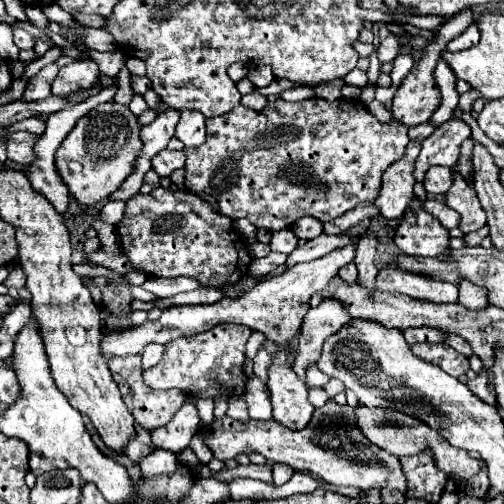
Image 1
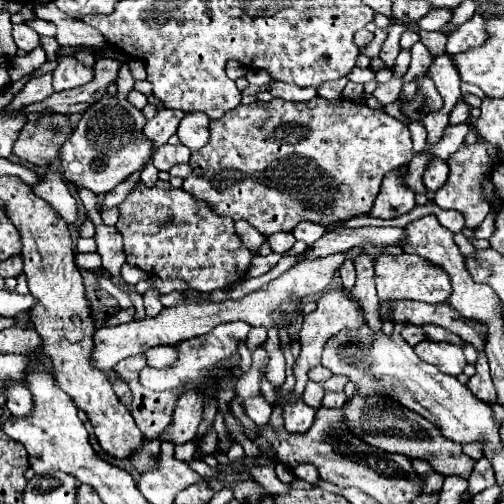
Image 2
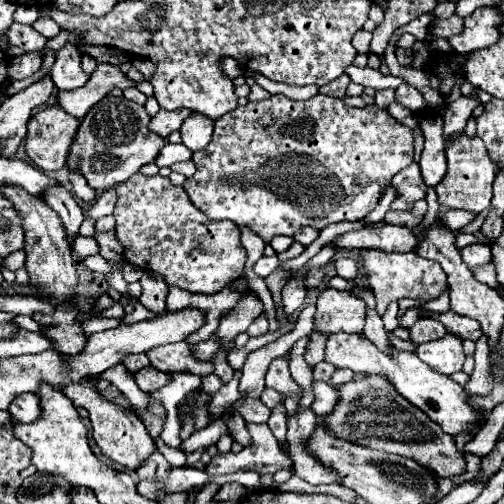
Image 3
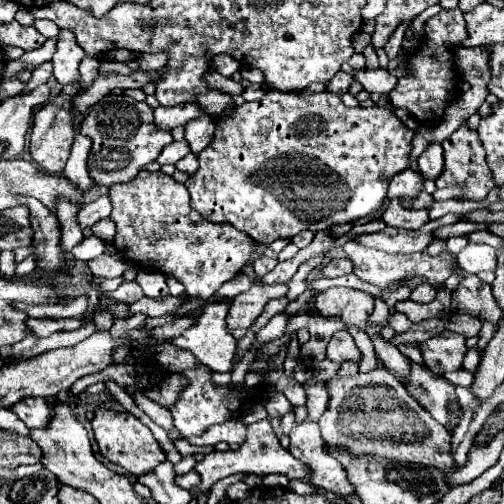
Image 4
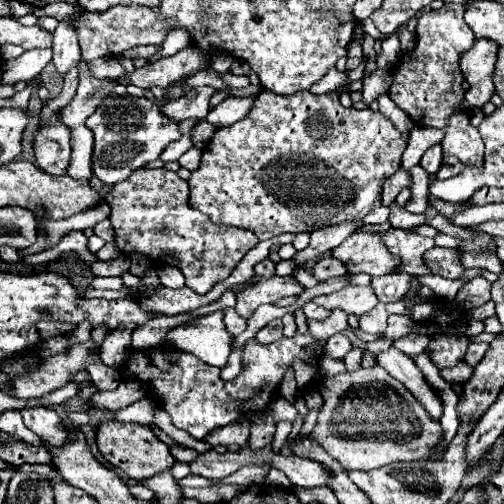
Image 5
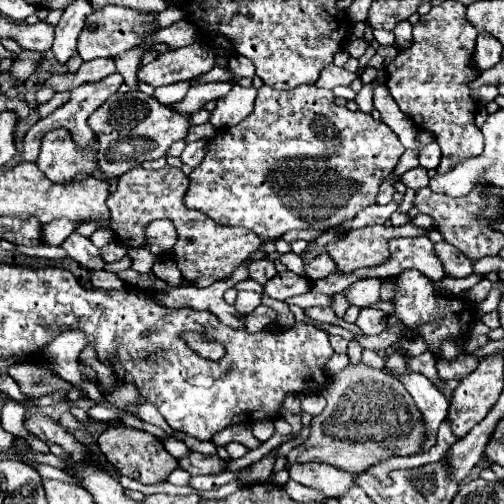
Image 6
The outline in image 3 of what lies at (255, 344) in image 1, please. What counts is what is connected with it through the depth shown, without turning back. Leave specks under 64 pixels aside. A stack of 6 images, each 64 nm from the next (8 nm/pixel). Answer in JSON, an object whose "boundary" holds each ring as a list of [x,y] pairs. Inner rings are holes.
{"boundary":[[[262,312],[247,330],[249,337],[258,337],[268,332],[269,323],[265,312]]]}

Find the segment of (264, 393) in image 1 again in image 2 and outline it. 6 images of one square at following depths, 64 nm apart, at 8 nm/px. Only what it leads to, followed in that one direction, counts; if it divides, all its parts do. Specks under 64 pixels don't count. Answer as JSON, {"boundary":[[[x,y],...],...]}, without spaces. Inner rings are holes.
{"boundary":[[[258,394],[258,396],[252,396],[252,398],[246,398],[244,402],[244,412],[250,420],[254,420],[256,424],[266,424],[270,414],[272,414],[272,406]]]}

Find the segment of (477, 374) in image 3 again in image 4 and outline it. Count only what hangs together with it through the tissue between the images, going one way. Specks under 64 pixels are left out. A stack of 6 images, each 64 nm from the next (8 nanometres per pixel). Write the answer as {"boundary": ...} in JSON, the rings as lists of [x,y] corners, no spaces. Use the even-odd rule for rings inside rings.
{"boundary":[[[484,320],[482,322],[482,330],[480,330],[480,342],[478,342],[478,348],[480,350],[484,350],[486,348],[486,344],[490,342],[490,338],[494,336],[494,330],[498,328],[498,324],[494,324],[492,326],[492,322],[490,320]]]}

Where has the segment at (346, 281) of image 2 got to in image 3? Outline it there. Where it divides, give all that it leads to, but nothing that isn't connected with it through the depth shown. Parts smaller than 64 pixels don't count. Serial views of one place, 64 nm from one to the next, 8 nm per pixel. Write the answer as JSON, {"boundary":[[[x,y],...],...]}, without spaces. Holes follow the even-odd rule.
{"boundary":[[[338,258],[338,260],[334,262],[336,274],[342,276],[342,278],[346,278],[346,280],[350,280],[350,278],[354,278],[354,276],[358,274],[358,268],[356,268],[356,266],[358,266],[358,264],[356,264],[356,260],[352,260],[352,258]]]}

